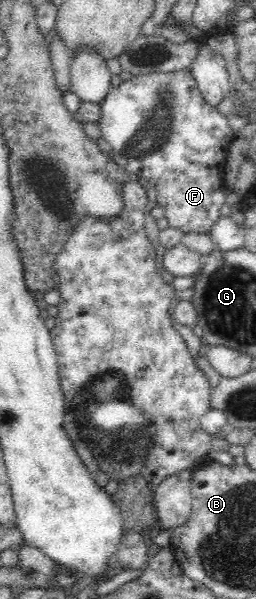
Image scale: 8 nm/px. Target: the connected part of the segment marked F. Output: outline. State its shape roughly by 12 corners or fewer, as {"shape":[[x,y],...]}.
{"shape":[[188,69],[109,89],[110,157],[208,233],[235,135]]}

